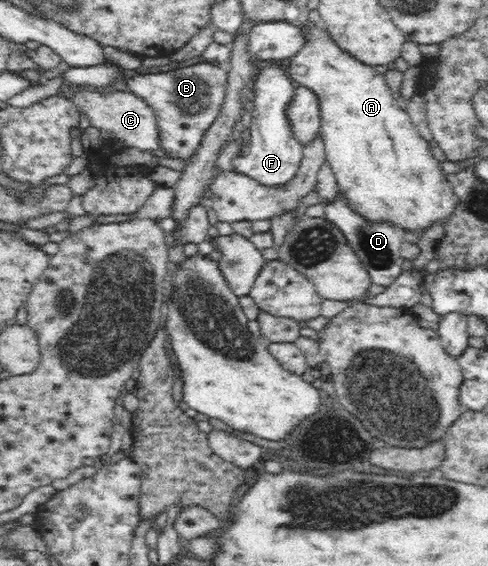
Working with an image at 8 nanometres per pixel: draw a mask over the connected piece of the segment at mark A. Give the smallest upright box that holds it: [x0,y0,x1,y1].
[285,20,456,233]

